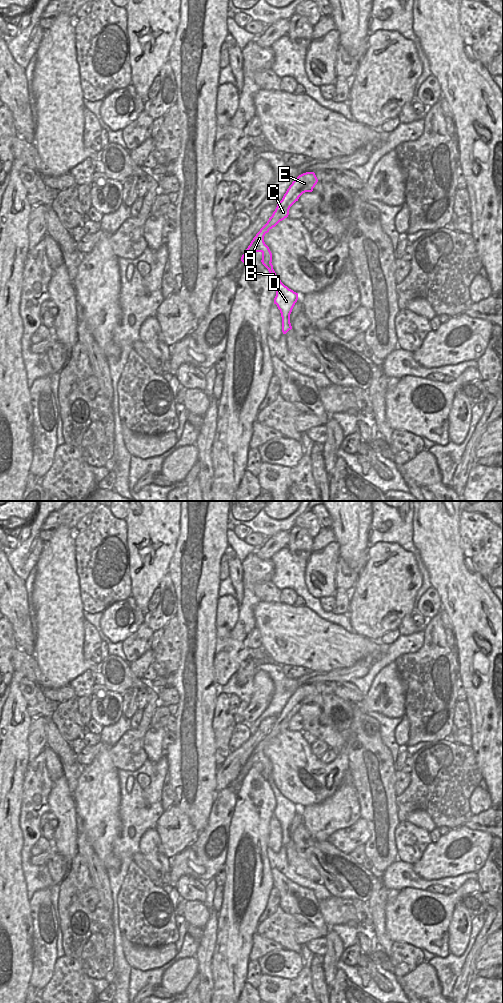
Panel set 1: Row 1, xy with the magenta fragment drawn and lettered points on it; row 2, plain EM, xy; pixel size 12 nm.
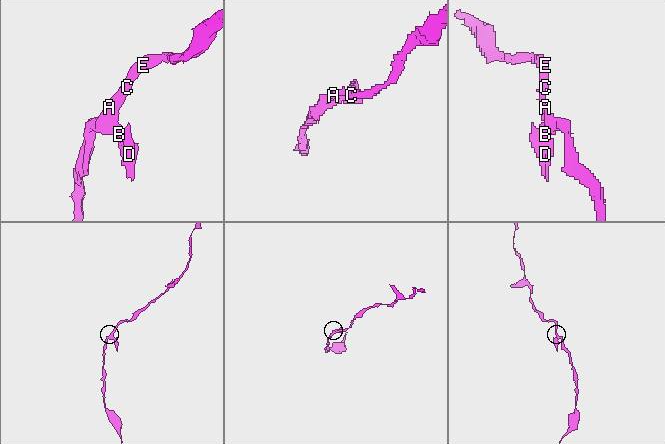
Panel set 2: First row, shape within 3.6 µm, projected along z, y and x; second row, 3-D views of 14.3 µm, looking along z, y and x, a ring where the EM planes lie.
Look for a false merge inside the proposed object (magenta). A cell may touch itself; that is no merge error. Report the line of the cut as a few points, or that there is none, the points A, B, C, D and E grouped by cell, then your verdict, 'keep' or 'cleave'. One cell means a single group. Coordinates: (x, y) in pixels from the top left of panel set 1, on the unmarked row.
cut xy (270, 773), (267, 773), (264, 777); groups A C E / B D; cleave

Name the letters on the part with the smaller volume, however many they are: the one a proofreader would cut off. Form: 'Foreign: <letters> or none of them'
Foreign: B, D

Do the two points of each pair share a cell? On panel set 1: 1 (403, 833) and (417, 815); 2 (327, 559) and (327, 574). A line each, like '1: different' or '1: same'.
1: different
2: same

